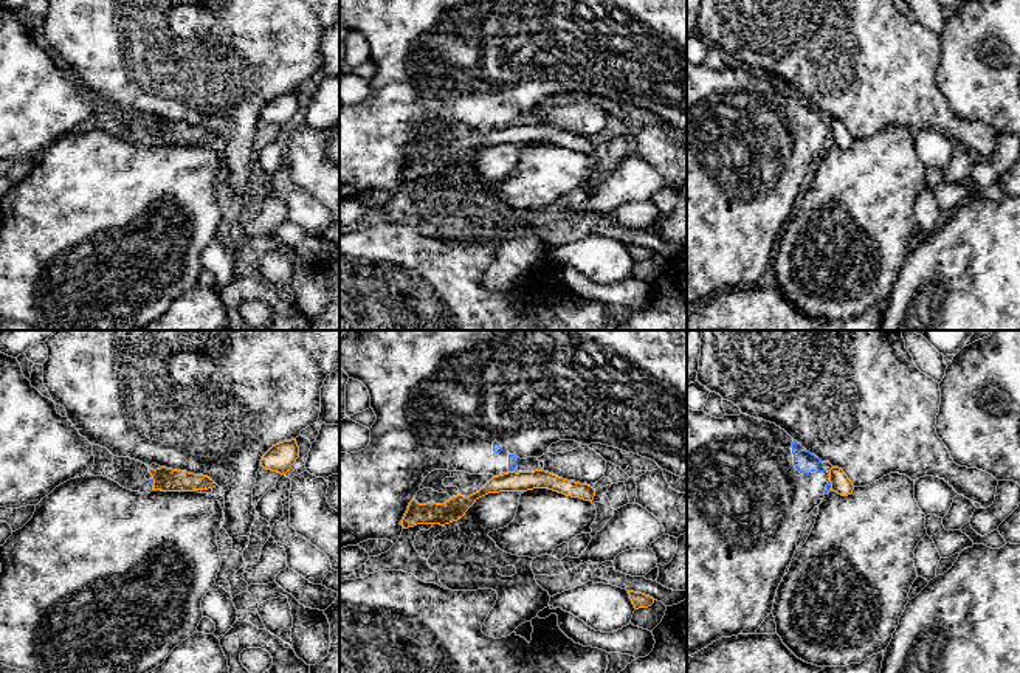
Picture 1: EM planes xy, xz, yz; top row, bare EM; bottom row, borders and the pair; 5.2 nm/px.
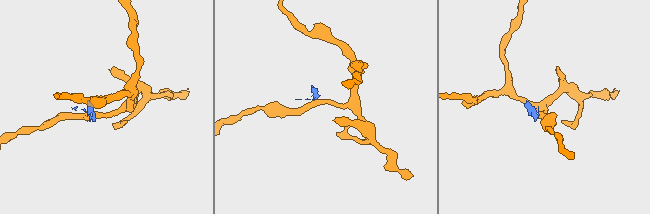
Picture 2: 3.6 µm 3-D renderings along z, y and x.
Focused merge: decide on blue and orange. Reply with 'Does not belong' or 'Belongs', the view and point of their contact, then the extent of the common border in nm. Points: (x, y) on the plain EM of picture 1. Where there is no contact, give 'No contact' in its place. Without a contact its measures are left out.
Does not belong. Touches blue at yz (830, 138). Shared border 50 nm

